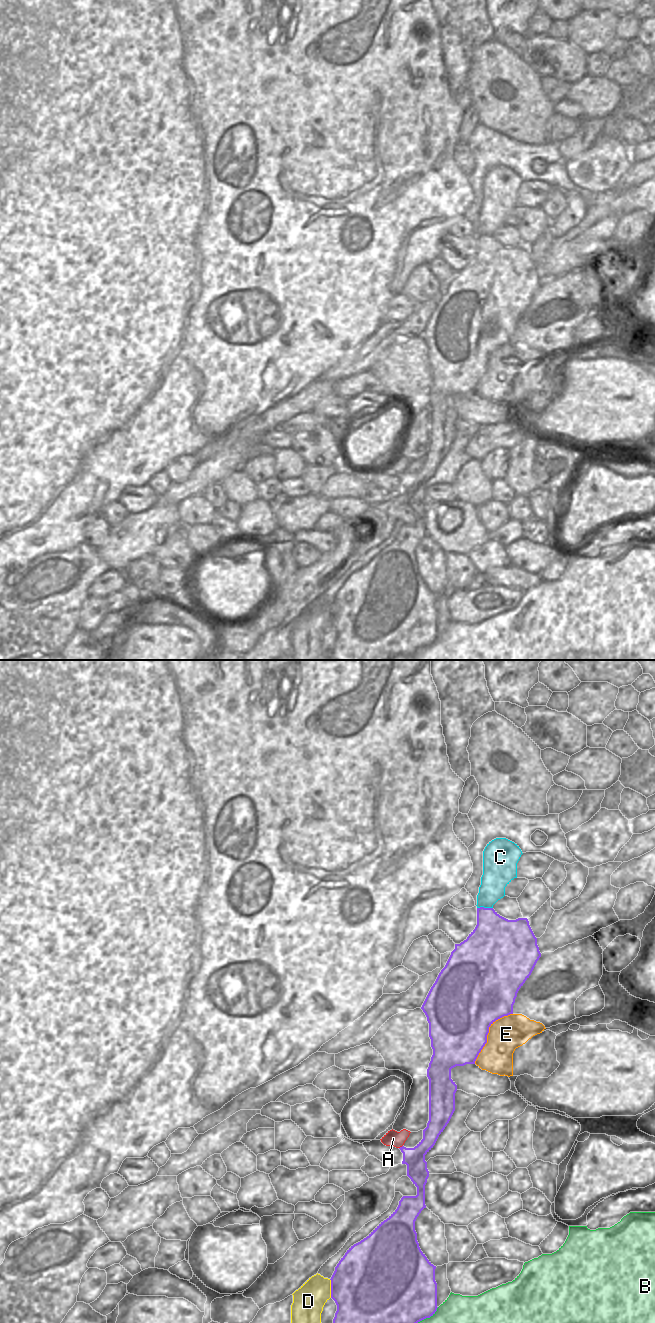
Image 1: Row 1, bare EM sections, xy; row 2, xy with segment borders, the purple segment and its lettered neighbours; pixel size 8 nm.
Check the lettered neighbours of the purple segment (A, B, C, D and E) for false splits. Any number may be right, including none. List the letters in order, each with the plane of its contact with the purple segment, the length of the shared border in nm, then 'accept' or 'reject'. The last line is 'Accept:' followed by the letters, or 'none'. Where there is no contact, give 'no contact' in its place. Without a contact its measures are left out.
A: meets purple in xy; contact 40 nm long; reject
B: meets purple in xy; contact 440 nm long; reject
C: meets purple in xy; contact 130 nm long; reject
D: meets purple in xy; contact 150 nm long; reject
E: meets purple in xy; contact 500 nm long; reject
Accept: none

